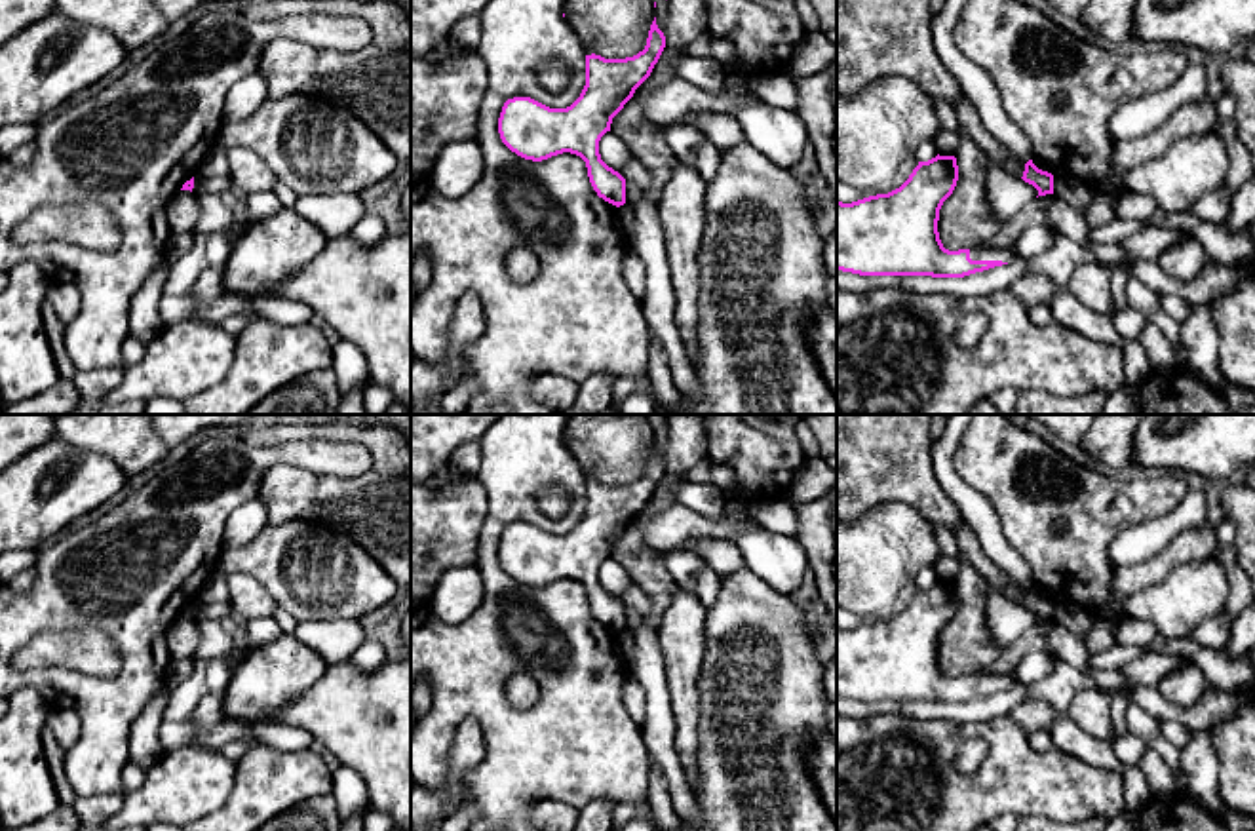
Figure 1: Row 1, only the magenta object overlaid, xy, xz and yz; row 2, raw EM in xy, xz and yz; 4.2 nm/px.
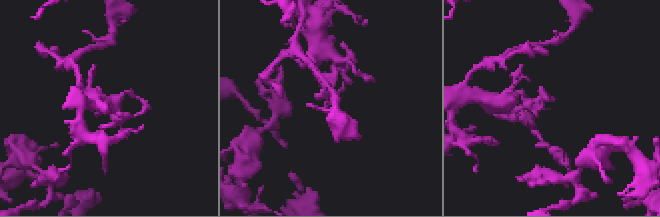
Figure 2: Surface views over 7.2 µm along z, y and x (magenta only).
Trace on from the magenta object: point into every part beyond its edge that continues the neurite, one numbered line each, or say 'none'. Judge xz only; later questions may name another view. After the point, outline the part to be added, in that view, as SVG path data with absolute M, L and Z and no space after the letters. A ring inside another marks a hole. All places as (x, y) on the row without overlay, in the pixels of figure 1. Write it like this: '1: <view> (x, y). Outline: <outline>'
none

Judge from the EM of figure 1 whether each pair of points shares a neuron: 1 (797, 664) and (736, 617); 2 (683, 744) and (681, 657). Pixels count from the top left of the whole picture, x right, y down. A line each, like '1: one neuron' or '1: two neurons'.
1: one neuron
2: one neuron

